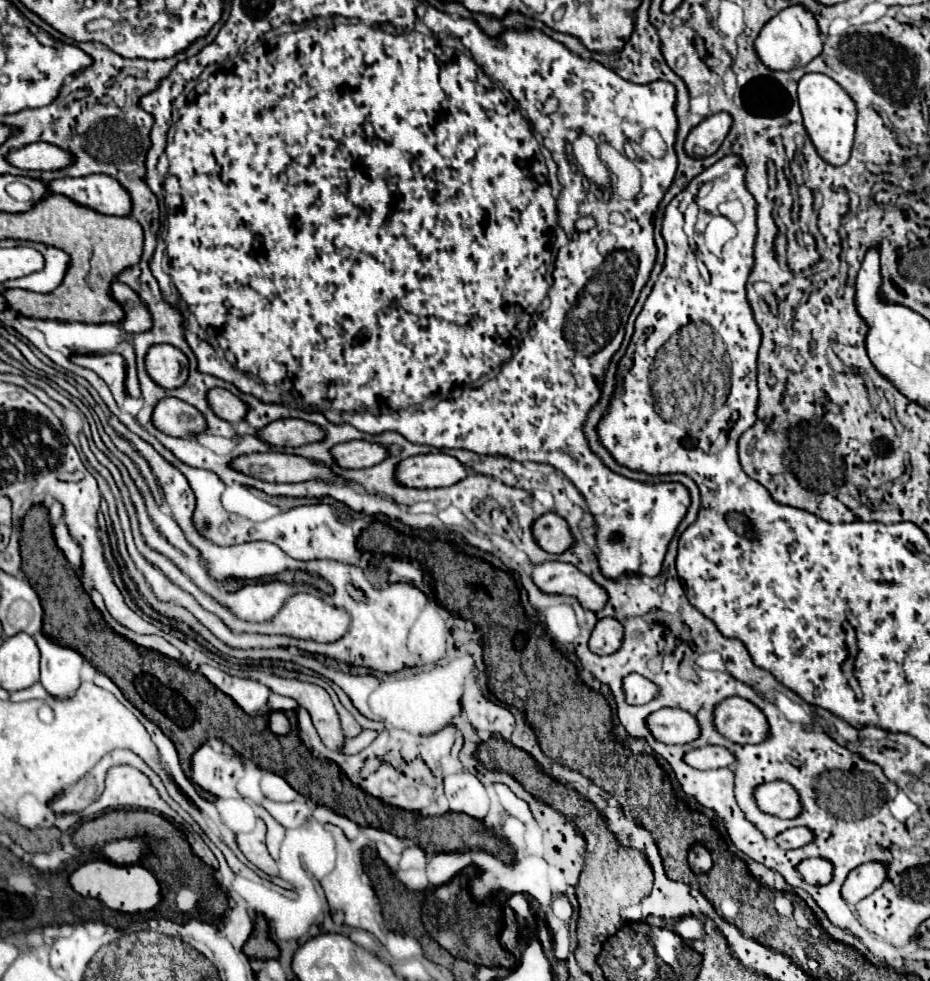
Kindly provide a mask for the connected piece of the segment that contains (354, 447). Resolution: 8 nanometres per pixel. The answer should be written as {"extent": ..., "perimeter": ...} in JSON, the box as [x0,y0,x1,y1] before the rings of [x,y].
{"extent":[331,440,387,470],"perimeter":[[[353,440],[353,442],[343,442],[333,446],[331,456],[337,466],[347,470],[359,470],[359,468],[371,468],[379,464],[387,456],[387,448],[365,440]]]}

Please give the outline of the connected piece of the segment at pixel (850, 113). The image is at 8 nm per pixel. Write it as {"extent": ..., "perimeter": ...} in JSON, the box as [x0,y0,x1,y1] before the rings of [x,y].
{"extent":[799,74,855,166],"perimeter":[[[805,74],[799,80],[799,106],[803,114],[803,126],[817,150],[817,154],[831,166],[841,166],[849,160],[855,132],[855,102],[849,94],[825,74]]]}

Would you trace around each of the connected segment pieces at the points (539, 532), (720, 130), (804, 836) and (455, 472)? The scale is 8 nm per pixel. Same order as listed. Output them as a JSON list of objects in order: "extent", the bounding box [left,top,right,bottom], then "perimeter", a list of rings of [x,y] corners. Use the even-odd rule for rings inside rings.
[{"extent":[533,512,573,554],"perimeter":[[[547,512],[543,516],[539,516],[533,526],[533,536],[535,536],[535,542],[545,550],[545,552],[553,552],[553,554],[559,554],[559,552],[565,552],[567,548],[571,548],[573,544],[573,536],[567,528],[567,522],[553,514],[553,512]]]},{"extent":[685,112,731,158],"perimeter":[[[725,112],[707,116],[701,124],[697,124],[687,140],[685,140],[685,152],[693,158],[705,158],[719,150],[721,142],[725,140],[727,132],[731,128],[731,116]]]},{"extent":[775,828,811,850],"perimeter":[[[789,828],[781,834],[775,836],[775,842],[785,848],[785,850],[793,850],[793,848],[801,848],[803,844],[811,842],[811,832],[807,828]]]},{"extent":[395,452,467,488],"perimeter":[[[443,452],[411,456],[397,464],[395,482],[407,488],[441,488],[451,486],[467,476],[467,468]]]}]

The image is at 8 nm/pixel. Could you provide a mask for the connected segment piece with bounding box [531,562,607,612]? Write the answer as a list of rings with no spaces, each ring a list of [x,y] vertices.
[[[543,562],[533,566],[531,578],[545,594],[573,596],[585,610],[597,612],[607,602],[607,594],[589,576],[579,572],[573,564]]]

